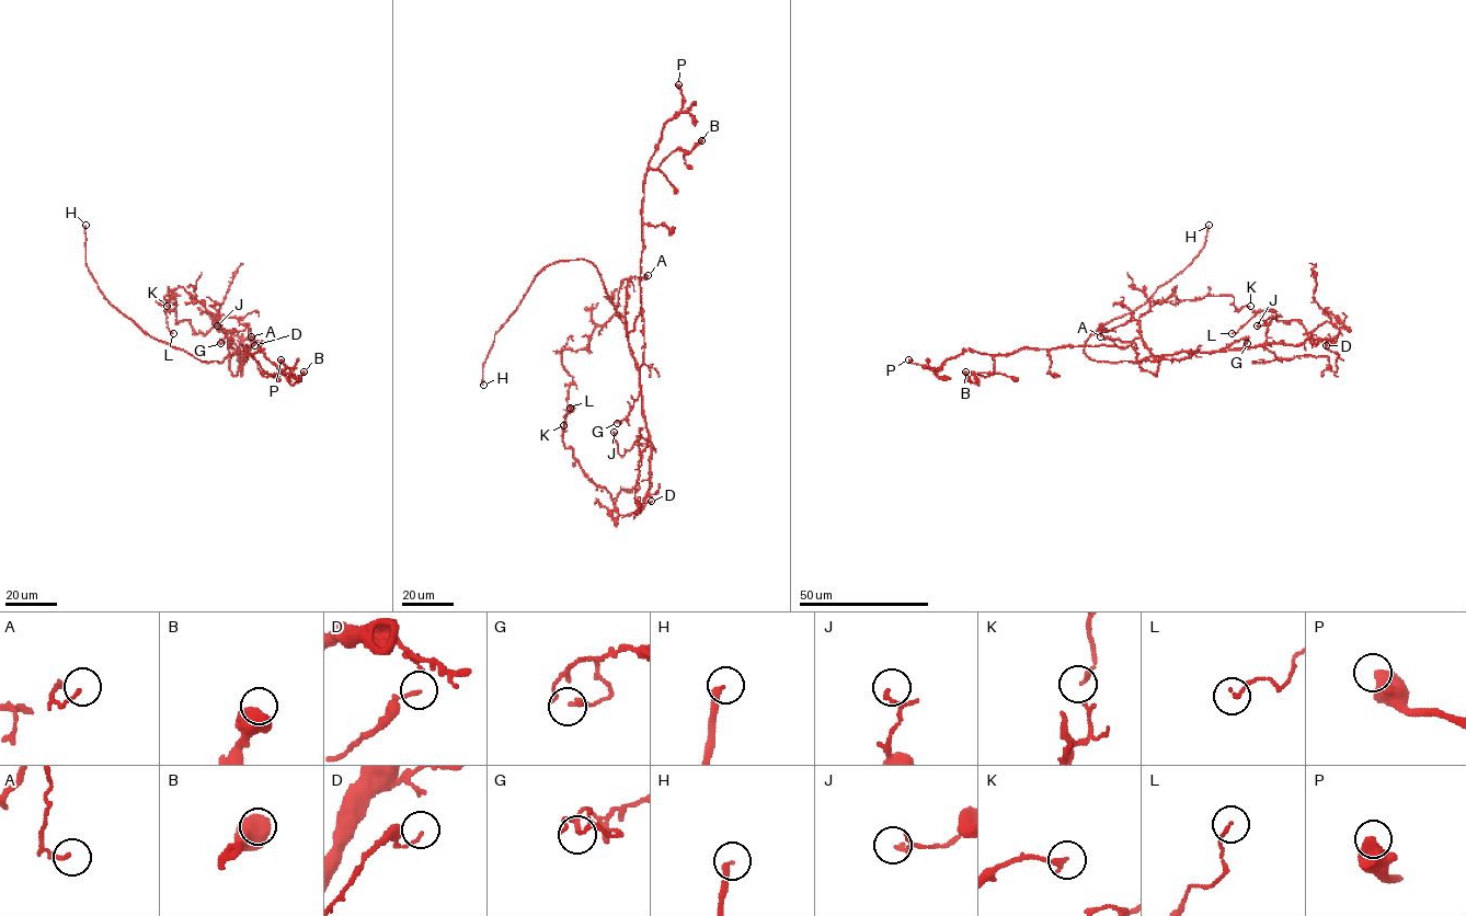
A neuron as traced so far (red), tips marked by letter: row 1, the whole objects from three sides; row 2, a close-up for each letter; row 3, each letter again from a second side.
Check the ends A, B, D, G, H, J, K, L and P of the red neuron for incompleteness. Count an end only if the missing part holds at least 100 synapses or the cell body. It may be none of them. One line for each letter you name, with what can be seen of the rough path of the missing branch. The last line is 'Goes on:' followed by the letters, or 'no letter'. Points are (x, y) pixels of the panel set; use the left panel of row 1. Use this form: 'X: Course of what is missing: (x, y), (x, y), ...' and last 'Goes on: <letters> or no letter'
H: Course of what is missing: (86, 225), (93, 189), (115, 163)
Goes on: H

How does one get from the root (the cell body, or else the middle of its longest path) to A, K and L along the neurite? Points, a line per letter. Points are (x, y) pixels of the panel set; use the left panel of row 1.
A: (236, 352), (229, 356), (229, 342), (218, 319), (225, 330), (232, 332), (242, 331), (247, 325), (251, 336)
K: (236, 352), (229, 356), (218, 319), (181, 287), (163, 297), (175, 296), (170, 295), (176, 306), (167, 306)
L: (236, 352), (253, 339), (217, 322), (197, 333), (165, 310), (173, 333)

